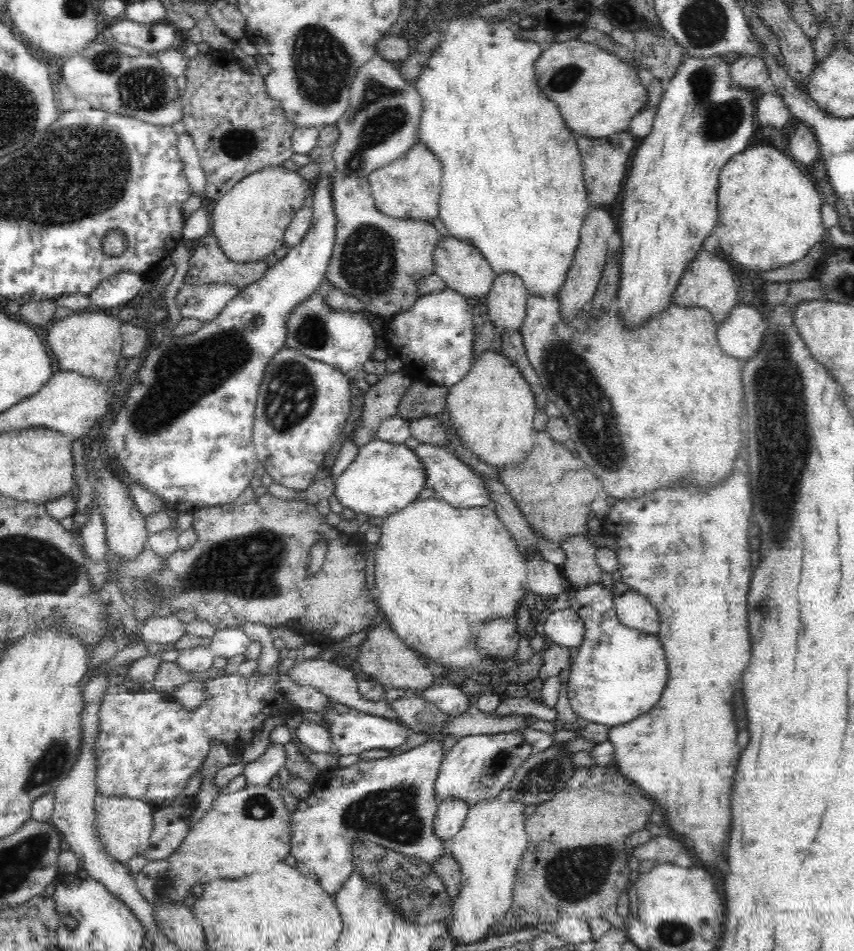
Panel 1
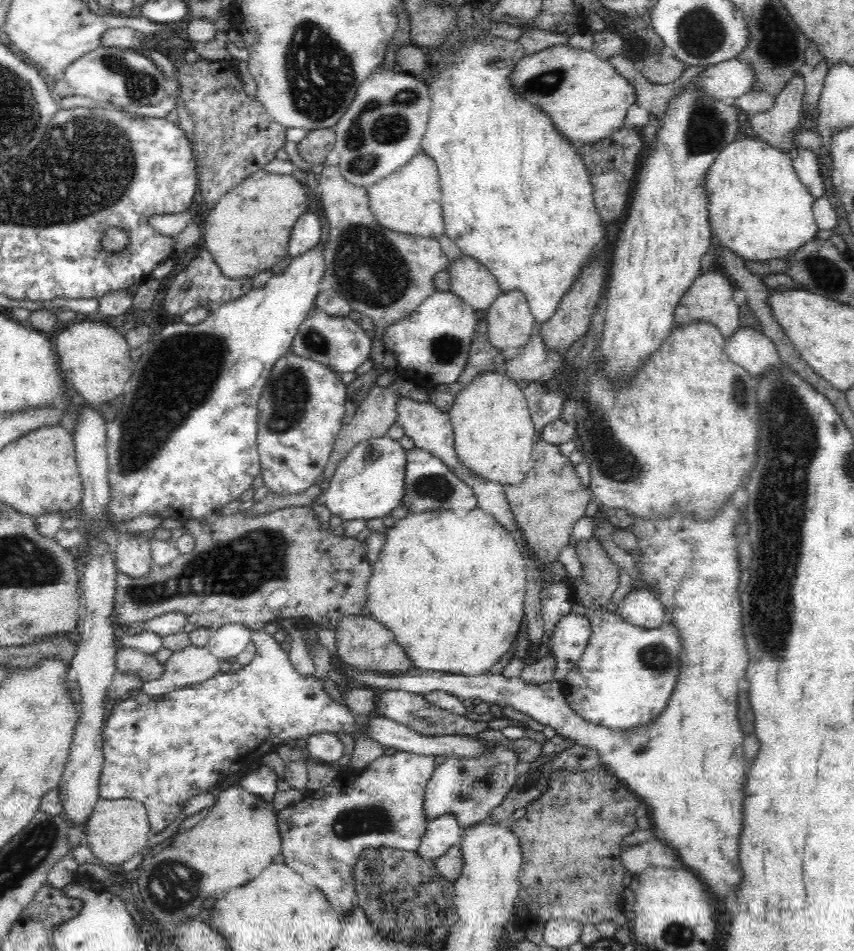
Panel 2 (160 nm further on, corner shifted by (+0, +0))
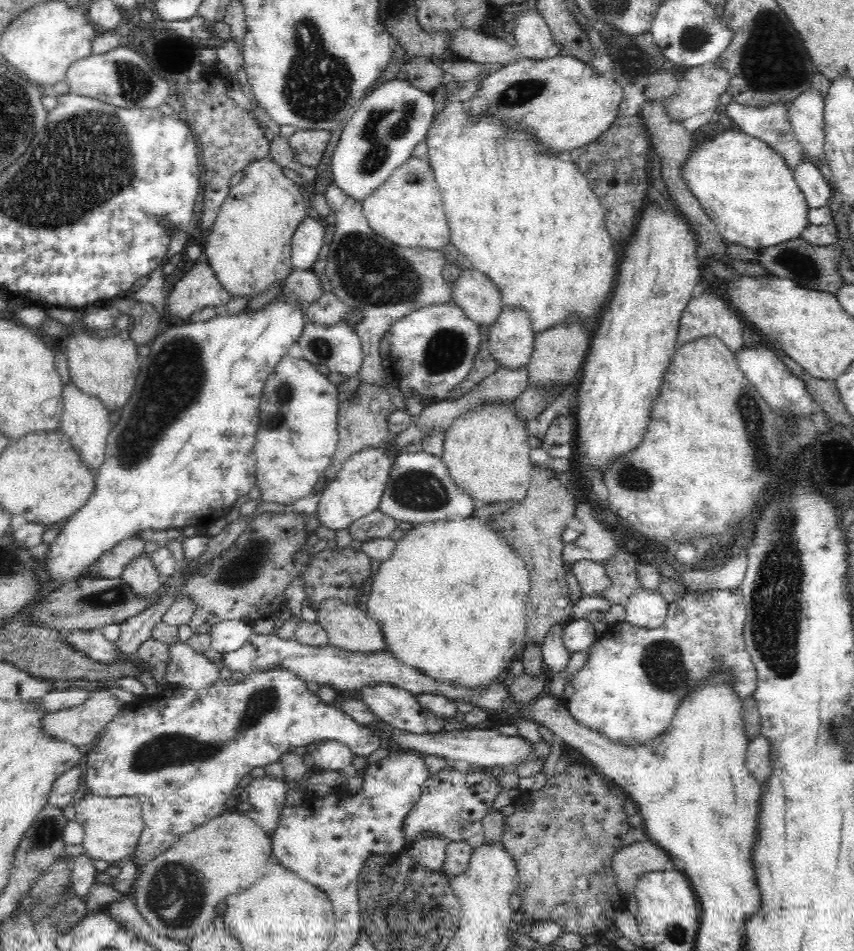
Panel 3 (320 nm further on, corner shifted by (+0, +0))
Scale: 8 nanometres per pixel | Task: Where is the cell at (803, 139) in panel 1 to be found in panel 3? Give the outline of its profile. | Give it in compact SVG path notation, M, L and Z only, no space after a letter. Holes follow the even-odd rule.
M804 160L793 173L809 209L827 206L833 192L826 184L826 180L822 177L816 164Z

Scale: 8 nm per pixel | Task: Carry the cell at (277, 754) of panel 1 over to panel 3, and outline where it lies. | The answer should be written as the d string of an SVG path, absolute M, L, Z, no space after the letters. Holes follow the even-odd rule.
M265 775L261 779L252 779L245 789L245 800L250 803L248 817L260 824L270 840L279 816L286 806L285 798L289 786L284 779Z

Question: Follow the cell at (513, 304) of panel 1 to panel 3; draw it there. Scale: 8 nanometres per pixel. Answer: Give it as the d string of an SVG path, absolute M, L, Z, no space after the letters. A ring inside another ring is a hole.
M502 306L499 317L489 330L488 350L498 366L512 370L526 367L533 353L533 342L536 335L532 332L528 313L522 307Z

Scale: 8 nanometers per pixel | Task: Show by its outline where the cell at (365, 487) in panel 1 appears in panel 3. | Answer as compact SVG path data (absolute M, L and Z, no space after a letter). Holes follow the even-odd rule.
M383 446L366 447L356 452L344 463L340 474L320 492L317 508L313 516L320 521L319 527L330 532L348 529L356 520L374 512L379 506L382 490L387 486L388 473L392 470L395 452L389 452Z

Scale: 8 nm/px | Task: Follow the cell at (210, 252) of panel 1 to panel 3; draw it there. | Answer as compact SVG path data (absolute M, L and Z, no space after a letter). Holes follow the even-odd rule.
M195 262L192 268L174 284L168 300L167 312L186 320L192 316L194 311L198 311L208 306L222 308L227 302L230 302L231 294L218 282L214 271L208 262Z

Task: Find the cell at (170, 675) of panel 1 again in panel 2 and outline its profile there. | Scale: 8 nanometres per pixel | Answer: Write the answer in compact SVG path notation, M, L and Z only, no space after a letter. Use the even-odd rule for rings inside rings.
M117 645L114 665L118 673L132 675L142 683L158 679L163 672L163 666L156 661L156 658L135 647Z

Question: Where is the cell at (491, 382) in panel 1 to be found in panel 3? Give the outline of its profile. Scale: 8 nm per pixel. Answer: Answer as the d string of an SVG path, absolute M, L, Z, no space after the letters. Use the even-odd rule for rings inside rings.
M492 403L476 408L472 412L462 413L453 422L452 428L444 435L441 460L444 462L450 481L464 493L468 493L477 505L498 503L520 503L524 500L531 483L531 448L528 444L527 424L517 418L508 403Z

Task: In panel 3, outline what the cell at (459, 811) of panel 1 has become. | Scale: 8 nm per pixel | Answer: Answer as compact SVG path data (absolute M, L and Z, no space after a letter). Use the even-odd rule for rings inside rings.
M426 835L406 846L402 852L420 862L427 870L444 874L443 864L449 843L442 835Z

